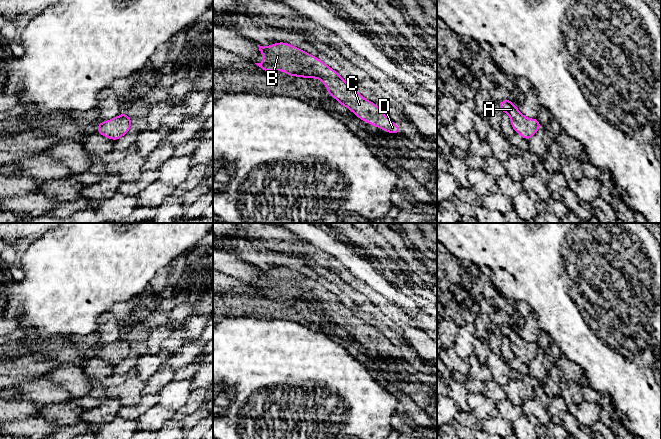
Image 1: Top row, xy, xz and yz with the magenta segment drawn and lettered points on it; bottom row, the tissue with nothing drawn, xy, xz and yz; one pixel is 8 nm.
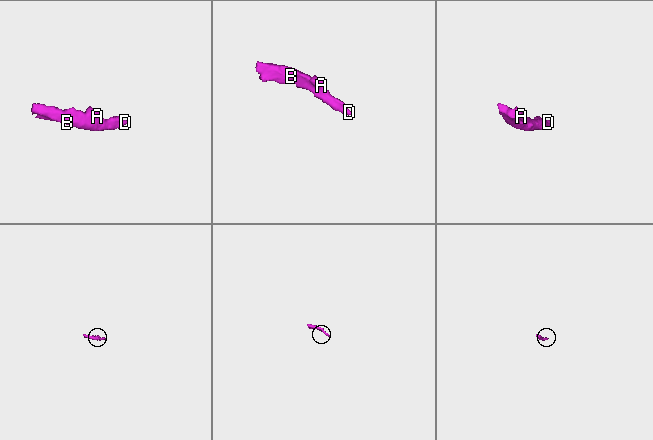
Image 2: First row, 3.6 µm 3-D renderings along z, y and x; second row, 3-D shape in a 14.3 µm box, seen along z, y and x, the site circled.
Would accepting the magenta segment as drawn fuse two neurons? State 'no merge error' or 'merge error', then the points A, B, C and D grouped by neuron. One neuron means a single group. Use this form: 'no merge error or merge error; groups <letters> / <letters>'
no merge error; groups A B C D

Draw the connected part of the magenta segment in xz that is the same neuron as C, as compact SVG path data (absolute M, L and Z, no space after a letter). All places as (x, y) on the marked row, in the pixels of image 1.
M284 42L258 47L264 61L255 64L262 70L286 71L287 76L308 79L319 78L328 88L327 93L358 118L389 133L401 133L401 128L390 121L379 107L361 96L336 71L318 58Z

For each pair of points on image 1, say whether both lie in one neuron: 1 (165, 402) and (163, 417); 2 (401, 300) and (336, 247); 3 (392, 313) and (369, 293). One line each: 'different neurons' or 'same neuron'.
1: different neurons
2: same neuron
3: same neuron

